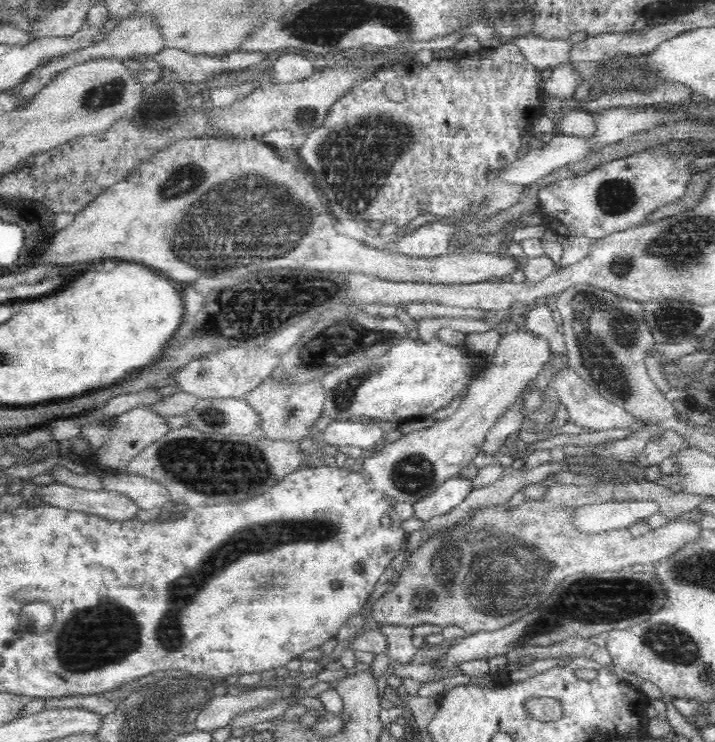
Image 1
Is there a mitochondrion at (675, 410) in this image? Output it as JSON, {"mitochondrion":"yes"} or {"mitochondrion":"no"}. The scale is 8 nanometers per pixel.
{"mitochondrion":"no"}

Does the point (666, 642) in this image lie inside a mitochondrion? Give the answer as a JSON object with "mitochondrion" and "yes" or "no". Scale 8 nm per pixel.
{"mitochondrion":"yes"}

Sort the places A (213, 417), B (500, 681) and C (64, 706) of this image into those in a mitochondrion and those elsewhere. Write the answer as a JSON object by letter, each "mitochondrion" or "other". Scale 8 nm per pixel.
{"A":"mitochondrion","B":"other","C":"other"}

